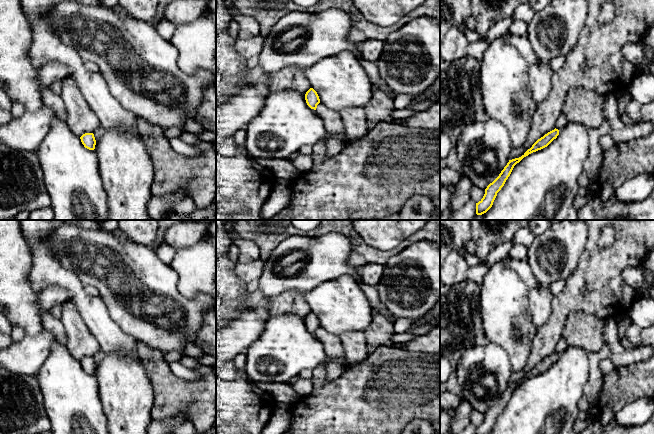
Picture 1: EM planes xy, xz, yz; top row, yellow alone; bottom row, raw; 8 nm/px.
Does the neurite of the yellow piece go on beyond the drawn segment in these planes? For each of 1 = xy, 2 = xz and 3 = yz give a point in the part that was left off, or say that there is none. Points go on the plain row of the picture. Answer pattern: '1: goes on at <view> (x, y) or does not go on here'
1: does not go on here
2: does not go on here
3: does not go on here

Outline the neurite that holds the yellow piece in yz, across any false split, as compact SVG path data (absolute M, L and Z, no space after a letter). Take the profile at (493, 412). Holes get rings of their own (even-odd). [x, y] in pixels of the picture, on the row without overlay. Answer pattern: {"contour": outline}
{"contour": "M555 352L538 363L521 381L509 384L499 400L485 413L483 422L478 427L476 427L476 434L489 434L493 429L497 417L501 414L506 404L510 400L514 390L529 378L547 371L554 363L557 362L558 359L559 354Z"}

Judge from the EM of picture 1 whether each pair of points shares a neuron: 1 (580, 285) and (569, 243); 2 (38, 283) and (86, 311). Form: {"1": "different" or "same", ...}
{"1": "different", "2": "same"}

